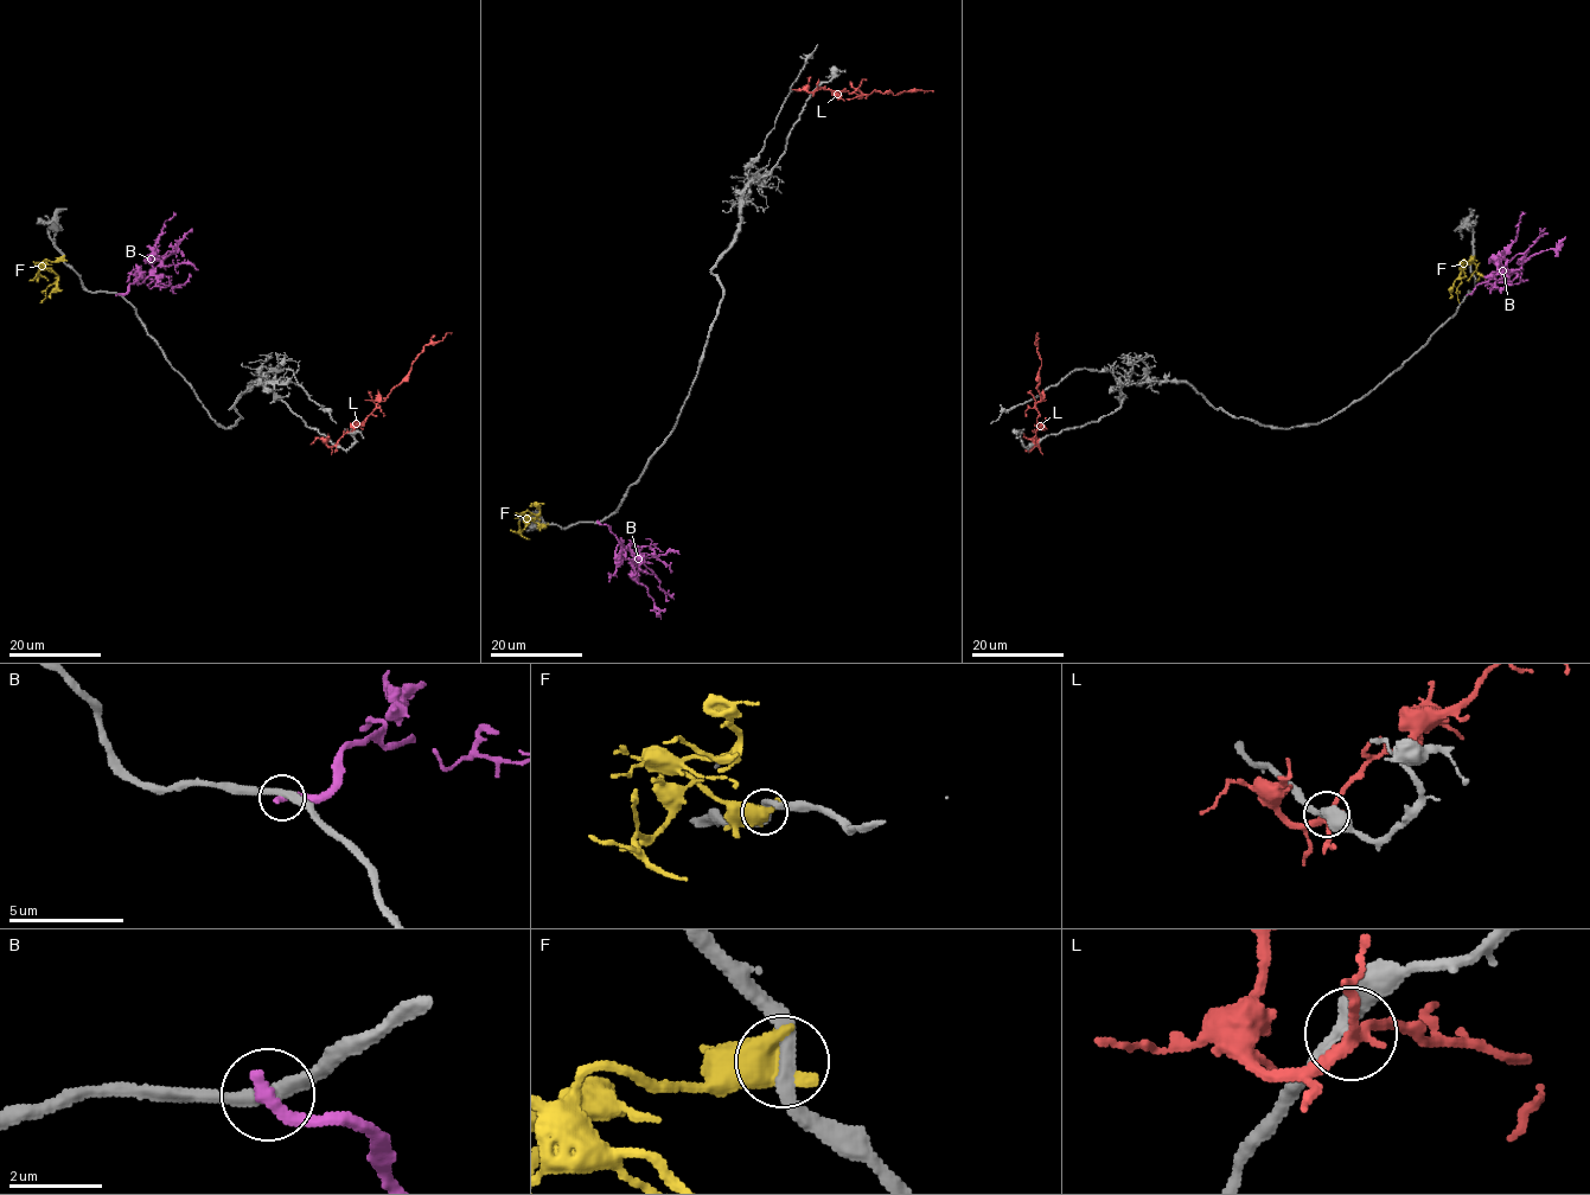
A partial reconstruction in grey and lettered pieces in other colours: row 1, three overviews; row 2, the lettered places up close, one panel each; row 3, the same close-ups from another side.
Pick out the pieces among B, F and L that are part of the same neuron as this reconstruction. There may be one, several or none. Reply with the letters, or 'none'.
none

